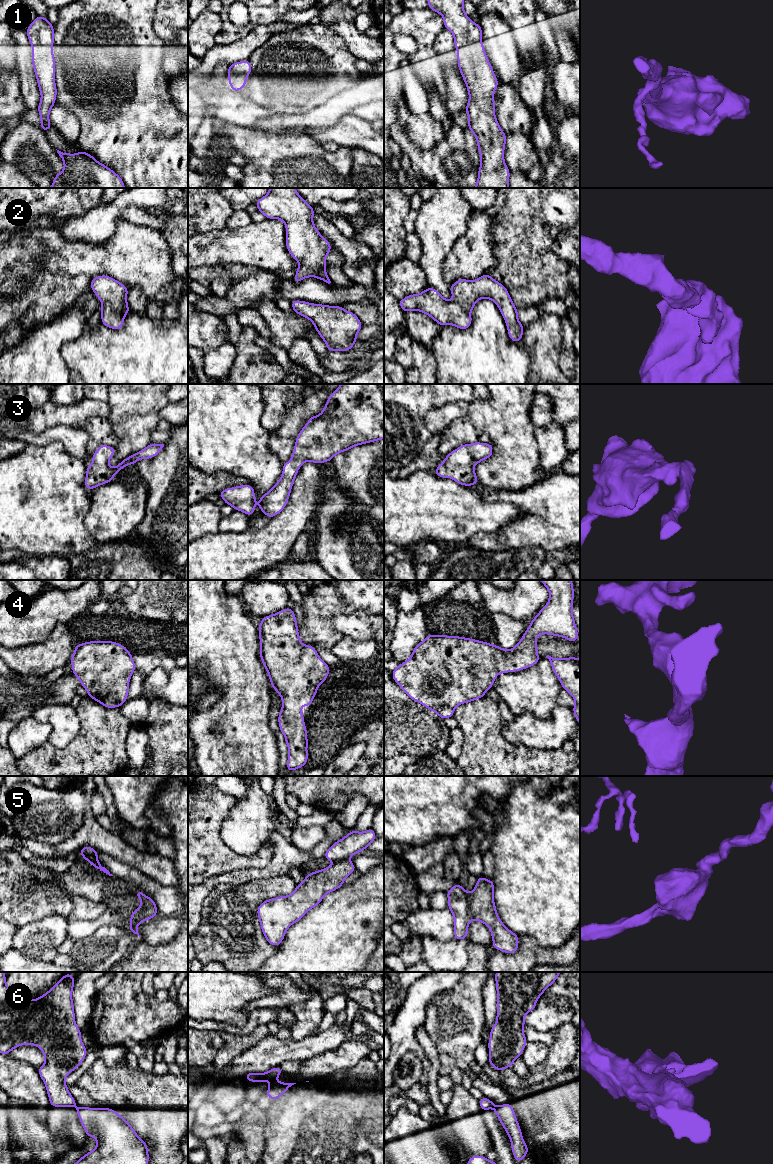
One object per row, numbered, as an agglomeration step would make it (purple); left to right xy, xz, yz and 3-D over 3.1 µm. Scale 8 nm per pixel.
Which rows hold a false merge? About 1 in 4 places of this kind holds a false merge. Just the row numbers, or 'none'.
5, 6

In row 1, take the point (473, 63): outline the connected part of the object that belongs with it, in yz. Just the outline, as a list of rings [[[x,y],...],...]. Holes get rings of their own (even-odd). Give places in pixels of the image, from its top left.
[[[428,0],[428,8],[442,15],[444,28],[454,36],[458,69],[466,84],[469,100],[464,108],[468,115],[468,128],[474,134],[481,159],[477,183],[474,188],[510,188],[511,171],[504,160],[507,134],[503,132],[495,115],[494,93],[499,82],[486,55],[480,24],[474,23],[465,13],[465,0]]]

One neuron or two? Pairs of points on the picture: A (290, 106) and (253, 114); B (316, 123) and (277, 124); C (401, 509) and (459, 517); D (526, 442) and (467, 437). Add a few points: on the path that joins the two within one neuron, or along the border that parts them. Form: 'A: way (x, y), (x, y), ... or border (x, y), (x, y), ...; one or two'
A: border (256, 103), (264, 108); two
B: way (306, 123), (287, 123); one
C: way (415, 519), (445, 519); one
D: border (475, 428), (483, 431), (490, 441); two

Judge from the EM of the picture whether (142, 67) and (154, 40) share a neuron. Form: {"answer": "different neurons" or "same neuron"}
{"answer": "same neuron"}

